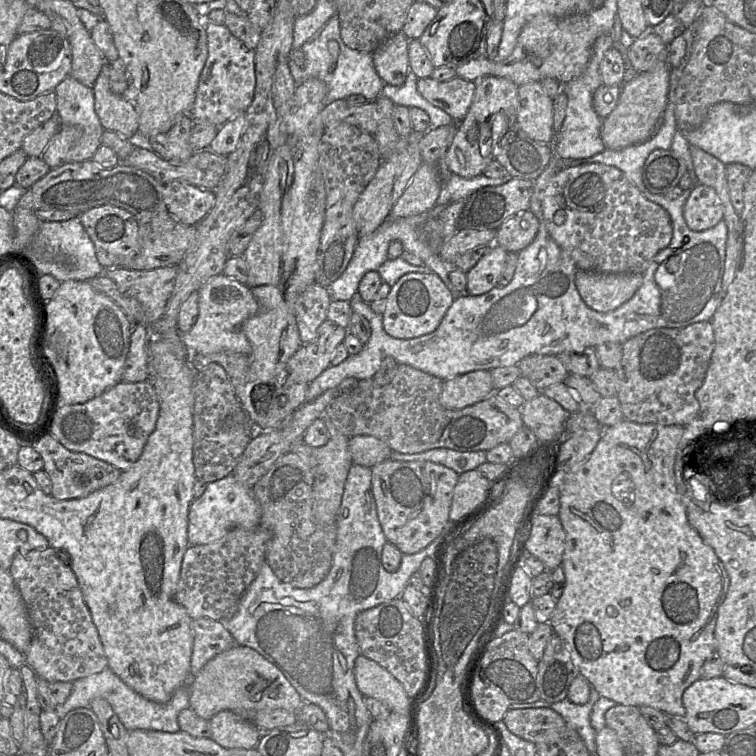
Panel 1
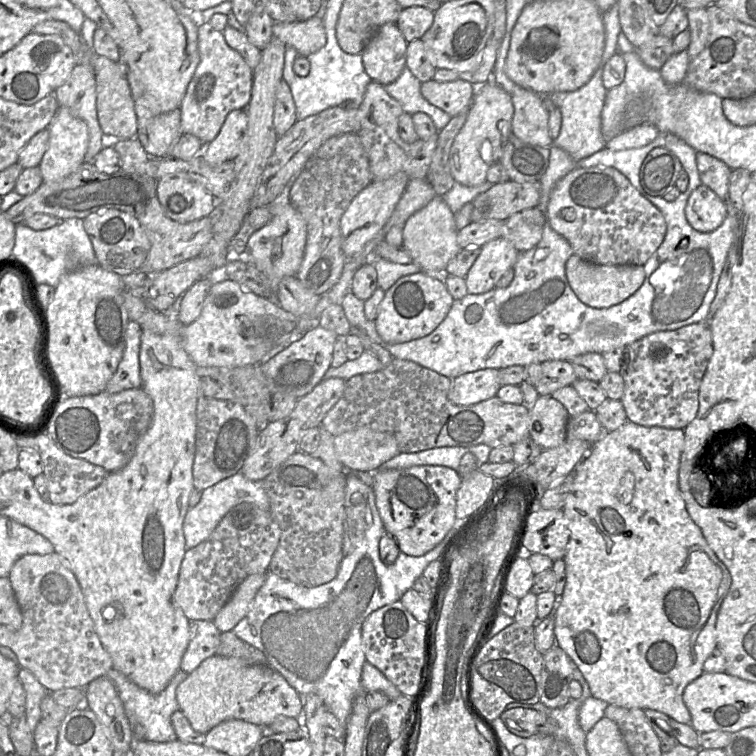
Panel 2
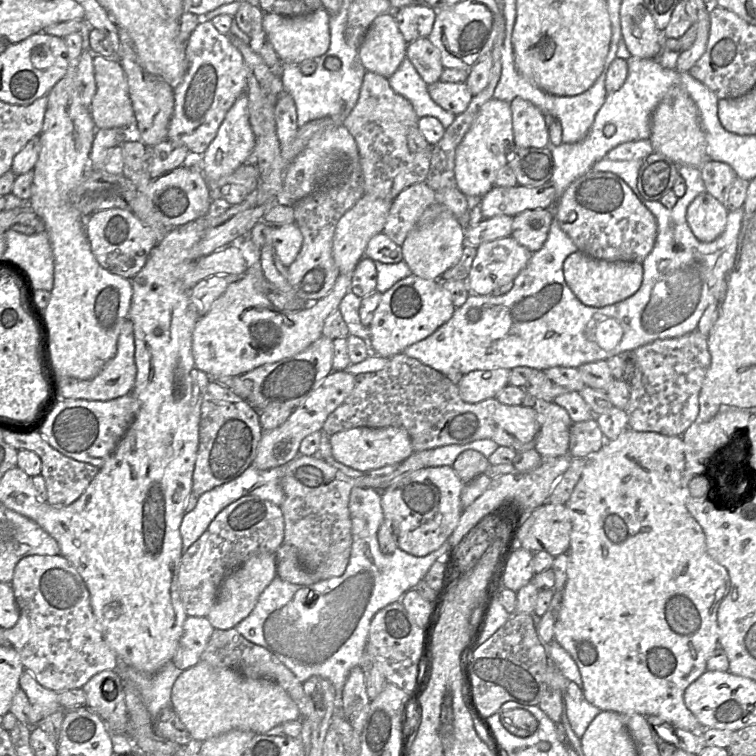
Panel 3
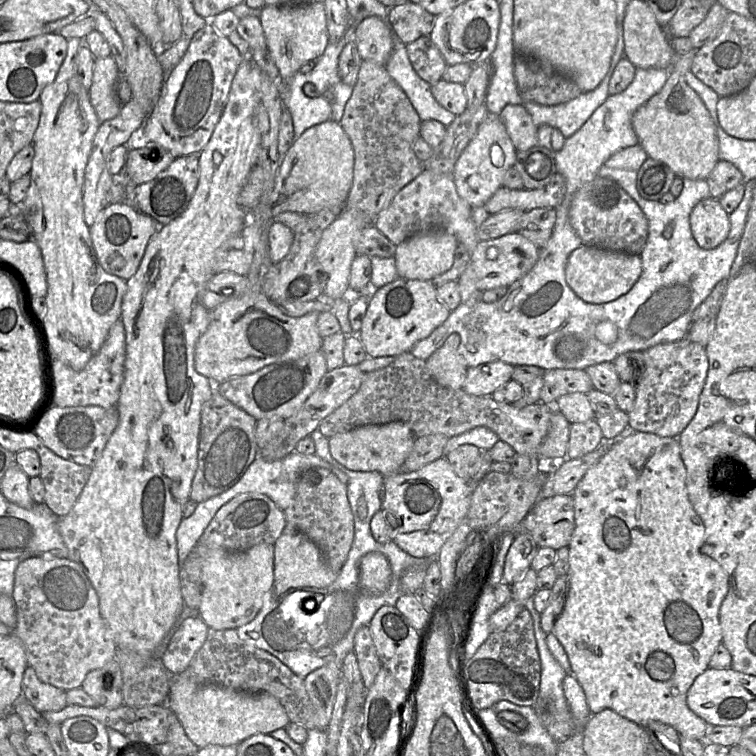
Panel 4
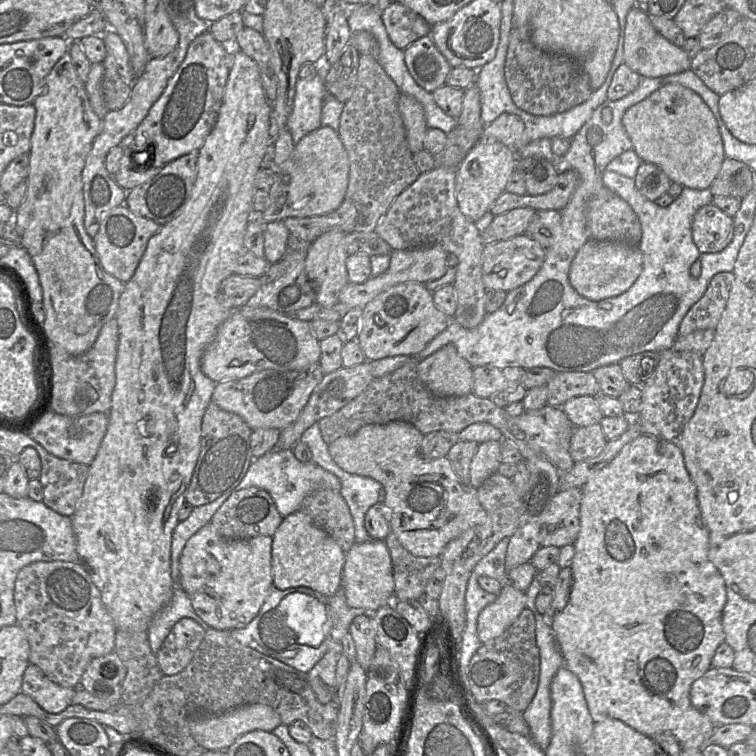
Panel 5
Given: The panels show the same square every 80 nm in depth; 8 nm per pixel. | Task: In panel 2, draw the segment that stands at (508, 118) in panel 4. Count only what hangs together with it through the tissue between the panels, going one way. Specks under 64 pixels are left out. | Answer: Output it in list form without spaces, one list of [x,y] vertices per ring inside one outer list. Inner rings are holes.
[[[519,89],[511,95],[514,107],[512,133],[525,143],[551,147],[549,113],[543,96],[528,89]]]

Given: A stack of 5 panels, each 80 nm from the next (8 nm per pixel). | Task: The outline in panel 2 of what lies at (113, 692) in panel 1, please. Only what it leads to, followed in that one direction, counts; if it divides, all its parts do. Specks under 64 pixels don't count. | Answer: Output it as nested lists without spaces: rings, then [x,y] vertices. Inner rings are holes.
[[[113,667],[106,673],[106,675],[113,681],[118,691],[125,714],[132,727],[134,738],[135,735],[137,735],[138,739],[157,743],[171,742],[177,739],[171,723],[171,716],[175,711],[179,710],[176,701],[176,688],[186,678],[188,673],[179,670],[171,678],[164,690],[158,694],[152,694],[140,688]]]

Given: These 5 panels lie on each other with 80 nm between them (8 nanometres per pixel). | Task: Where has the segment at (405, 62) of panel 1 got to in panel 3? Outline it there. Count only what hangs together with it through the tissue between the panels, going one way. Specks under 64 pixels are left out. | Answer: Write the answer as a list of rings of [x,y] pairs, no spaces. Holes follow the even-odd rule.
[[[381,14],[368,27],[358,57],[366,71],[389,78],[406,57],[407,44],[394,15]]]

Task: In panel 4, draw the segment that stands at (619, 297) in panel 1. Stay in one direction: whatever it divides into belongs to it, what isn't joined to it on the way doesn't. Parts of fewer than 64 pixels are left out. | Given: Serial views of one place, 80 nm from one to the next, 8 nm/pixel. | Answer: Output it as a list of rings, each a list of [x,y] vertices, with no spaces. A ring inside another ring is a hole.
[[[582,245],[568,257],[565,278],[569,287],[583,301],[603,304],[613,301],[631,290],[642,273],[639,255]]]

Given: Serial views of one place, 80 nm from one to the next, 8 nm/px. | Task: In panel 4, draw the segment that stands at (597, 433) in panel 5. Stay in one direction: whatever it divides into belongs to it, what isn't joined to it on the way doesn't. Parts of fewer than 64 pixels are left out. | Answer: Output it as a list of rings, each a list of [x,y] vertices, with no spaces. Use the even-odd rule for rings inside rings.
[[[595,419],[570,426],[567,459],[577,459],[596,450],[605,441]]]

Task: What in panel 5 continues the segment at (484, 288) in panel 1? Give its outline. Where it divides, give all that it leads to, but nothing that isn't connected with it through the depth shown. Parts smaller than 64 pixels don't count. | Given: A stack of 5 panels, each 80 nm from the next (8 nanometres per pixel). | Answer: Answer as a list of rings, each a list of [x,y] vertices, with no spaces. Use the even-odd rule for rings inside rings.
[[[528,235],[484,245],[482,251],[482,282],[486,290],[508,292],[530,281],[541,268],[546,256],[546,249]]]

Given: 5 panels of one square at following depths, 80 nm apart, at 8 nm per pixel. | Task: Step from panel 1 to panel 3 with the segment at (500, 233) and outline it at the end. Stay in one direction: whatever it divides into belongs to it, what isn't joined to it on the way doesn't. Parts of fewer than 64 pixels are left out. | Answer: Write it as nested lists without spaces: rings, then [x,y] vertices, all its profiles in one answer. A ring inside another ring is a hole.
[[[552,209],[525,210],[513,217],[511,237],[531,253],[544,245],[553,219]]]

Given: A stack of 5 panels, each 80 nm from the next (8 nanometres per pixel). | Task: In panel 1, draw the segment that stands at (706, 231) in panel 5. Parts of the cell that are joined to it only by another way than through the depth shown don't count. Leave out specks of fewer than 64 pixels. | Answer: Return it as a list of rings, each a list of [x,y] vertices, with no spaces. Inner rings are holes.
[[[696,183],[684,204],[683,216],[693,231],[704,231],[716,226],[724,216],[723,206],[709,186]]]

